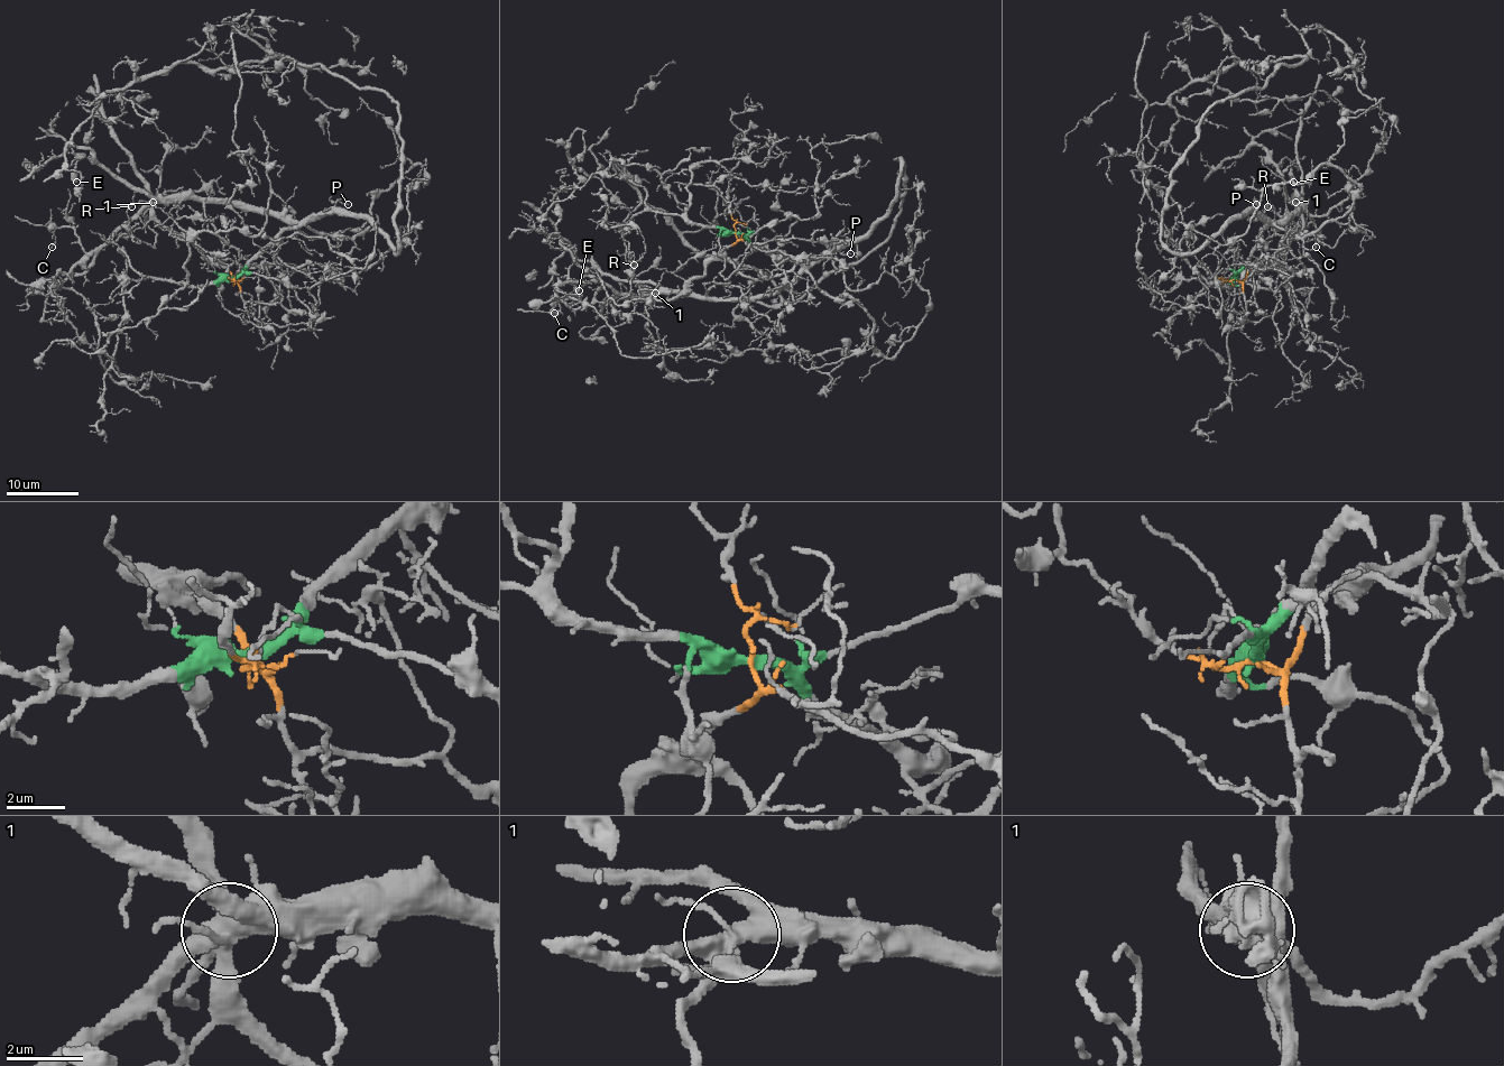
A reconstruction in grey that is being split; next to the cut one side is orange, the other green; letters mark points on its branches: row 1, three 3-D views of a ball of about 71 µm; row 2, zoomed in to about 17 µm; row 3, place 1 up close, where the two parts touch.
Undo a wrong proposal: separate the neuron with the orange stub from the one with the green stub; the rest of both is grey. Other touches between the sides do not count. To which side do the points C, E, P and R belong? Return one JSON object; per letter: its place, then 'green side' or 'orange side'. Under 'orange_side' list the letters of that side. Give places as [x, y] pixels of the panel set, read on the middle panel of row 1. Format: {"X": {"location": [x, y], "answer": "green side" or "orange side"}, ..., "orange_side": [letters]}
{"C": {"location": [554, 313], "answer": "green side"}, "E": {"location": [579, 290], "answer": "green side"}, "P": {"location": [850, 253], "answer": "green side"}, "R": {"location": [634, 265], "answer": "green side"}, "orange_side": []}

